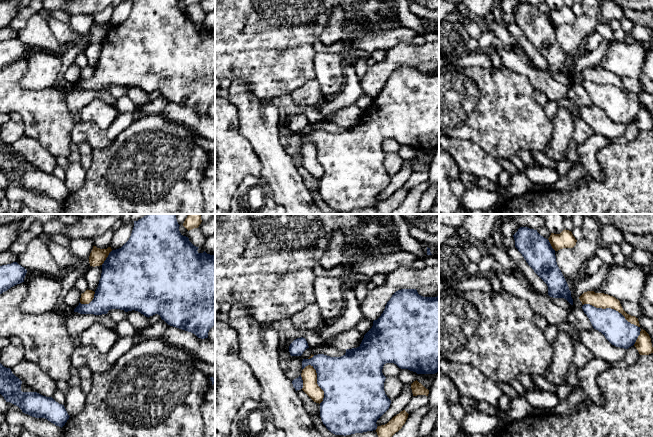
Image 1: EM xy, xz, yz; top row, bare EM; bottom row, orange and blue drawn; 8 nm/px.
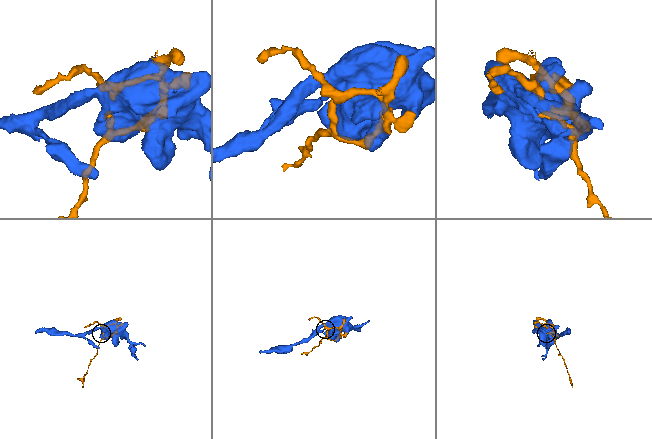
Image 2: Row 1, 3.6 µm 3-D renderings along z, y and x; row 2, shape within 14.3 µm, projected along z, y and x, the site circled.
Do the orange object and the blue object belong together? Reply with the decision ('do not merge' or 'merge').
do not merge

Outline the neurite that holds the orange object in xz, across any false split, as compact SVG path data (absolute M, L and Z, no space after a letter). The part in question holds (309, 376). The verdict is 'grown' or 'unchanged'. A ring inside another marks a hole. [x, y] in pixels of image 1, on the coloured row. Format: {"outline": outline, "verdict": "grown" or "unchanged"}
{"outline": "M306 366L301 373L303 380L302 390L316 403L321 403L324 391L317 384L317 373L313 366Z", "verdict": "unchanged"}

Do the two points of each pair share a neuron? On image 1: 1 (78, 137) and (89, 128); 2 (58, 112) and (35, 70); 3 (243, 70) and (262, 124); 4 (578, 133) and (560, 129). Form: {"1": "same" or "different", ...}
{"1": "same", "2": "different", "3": "different", "4": "different"}

